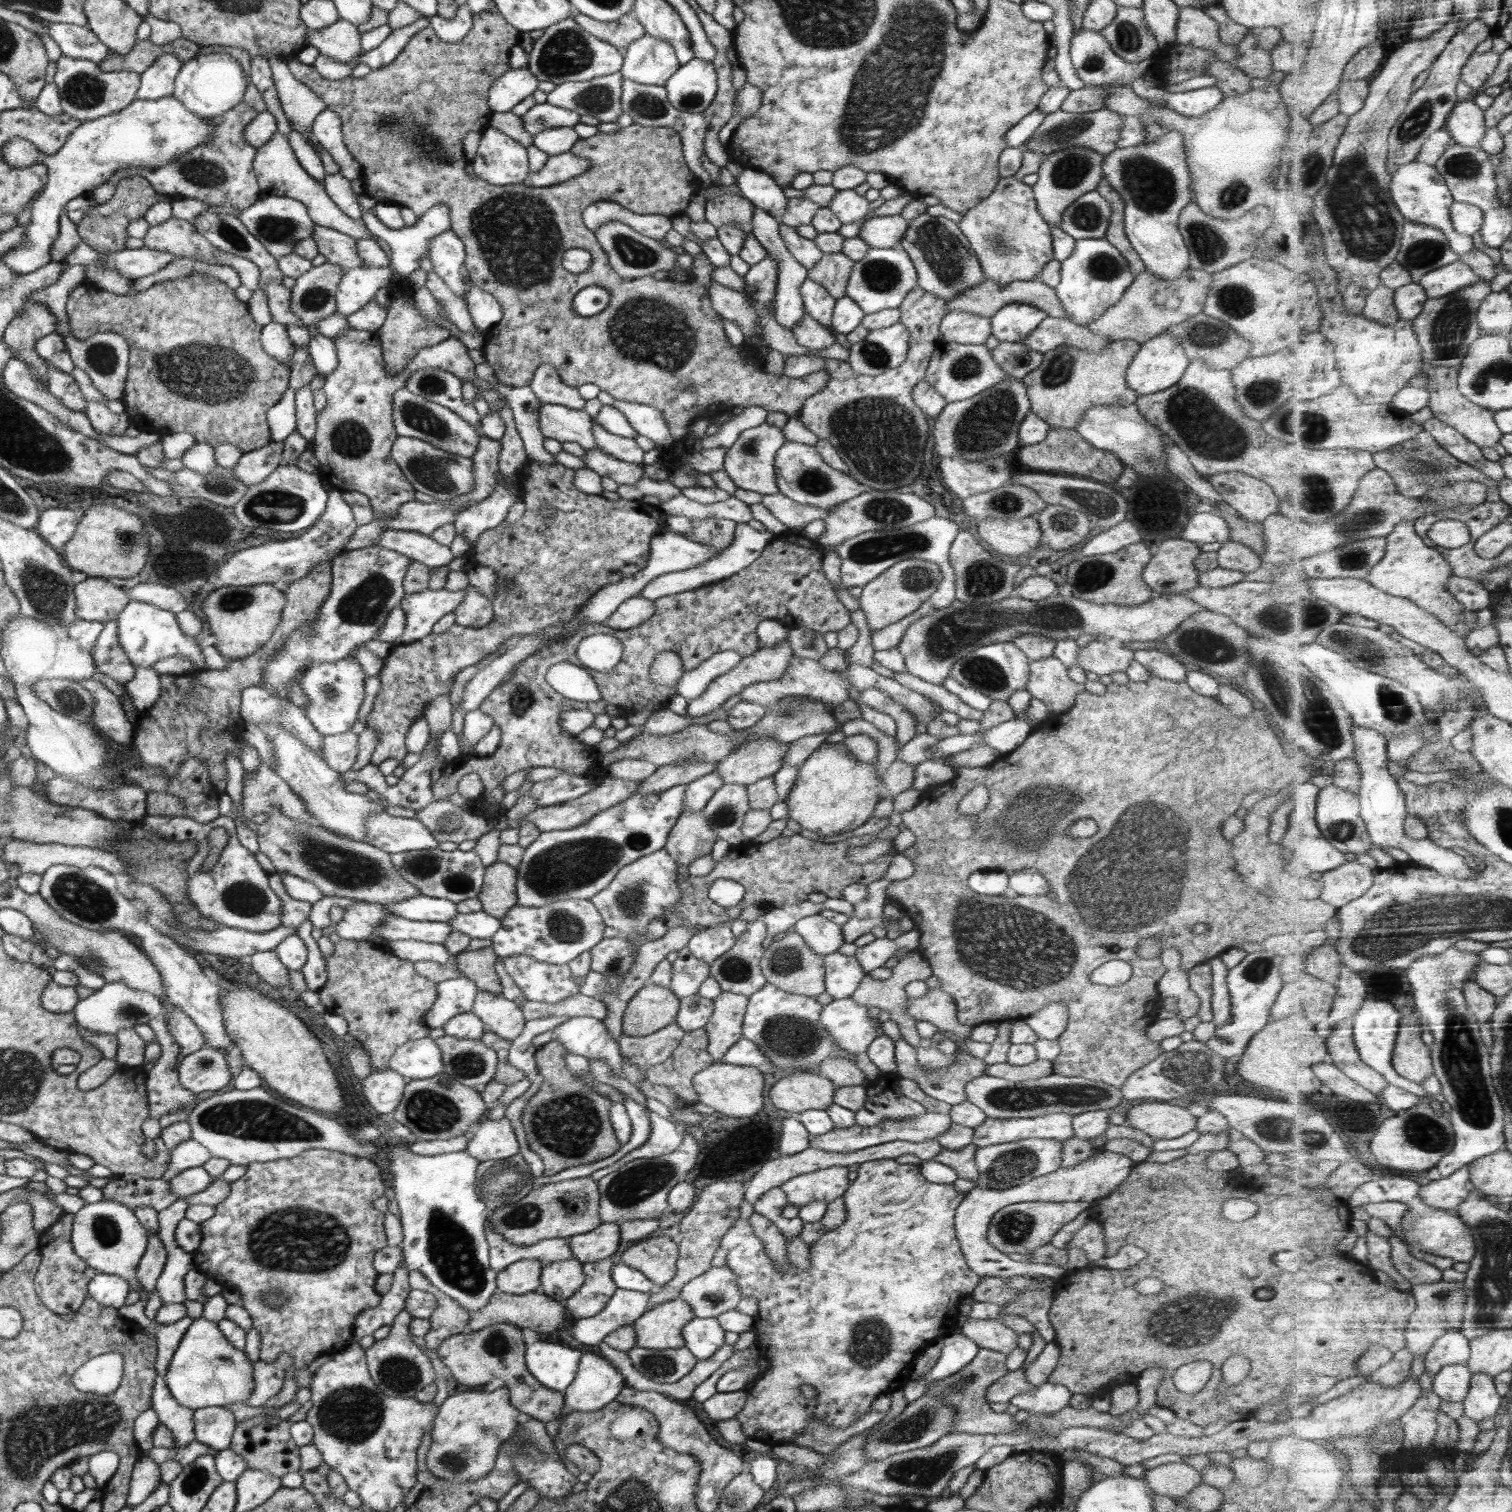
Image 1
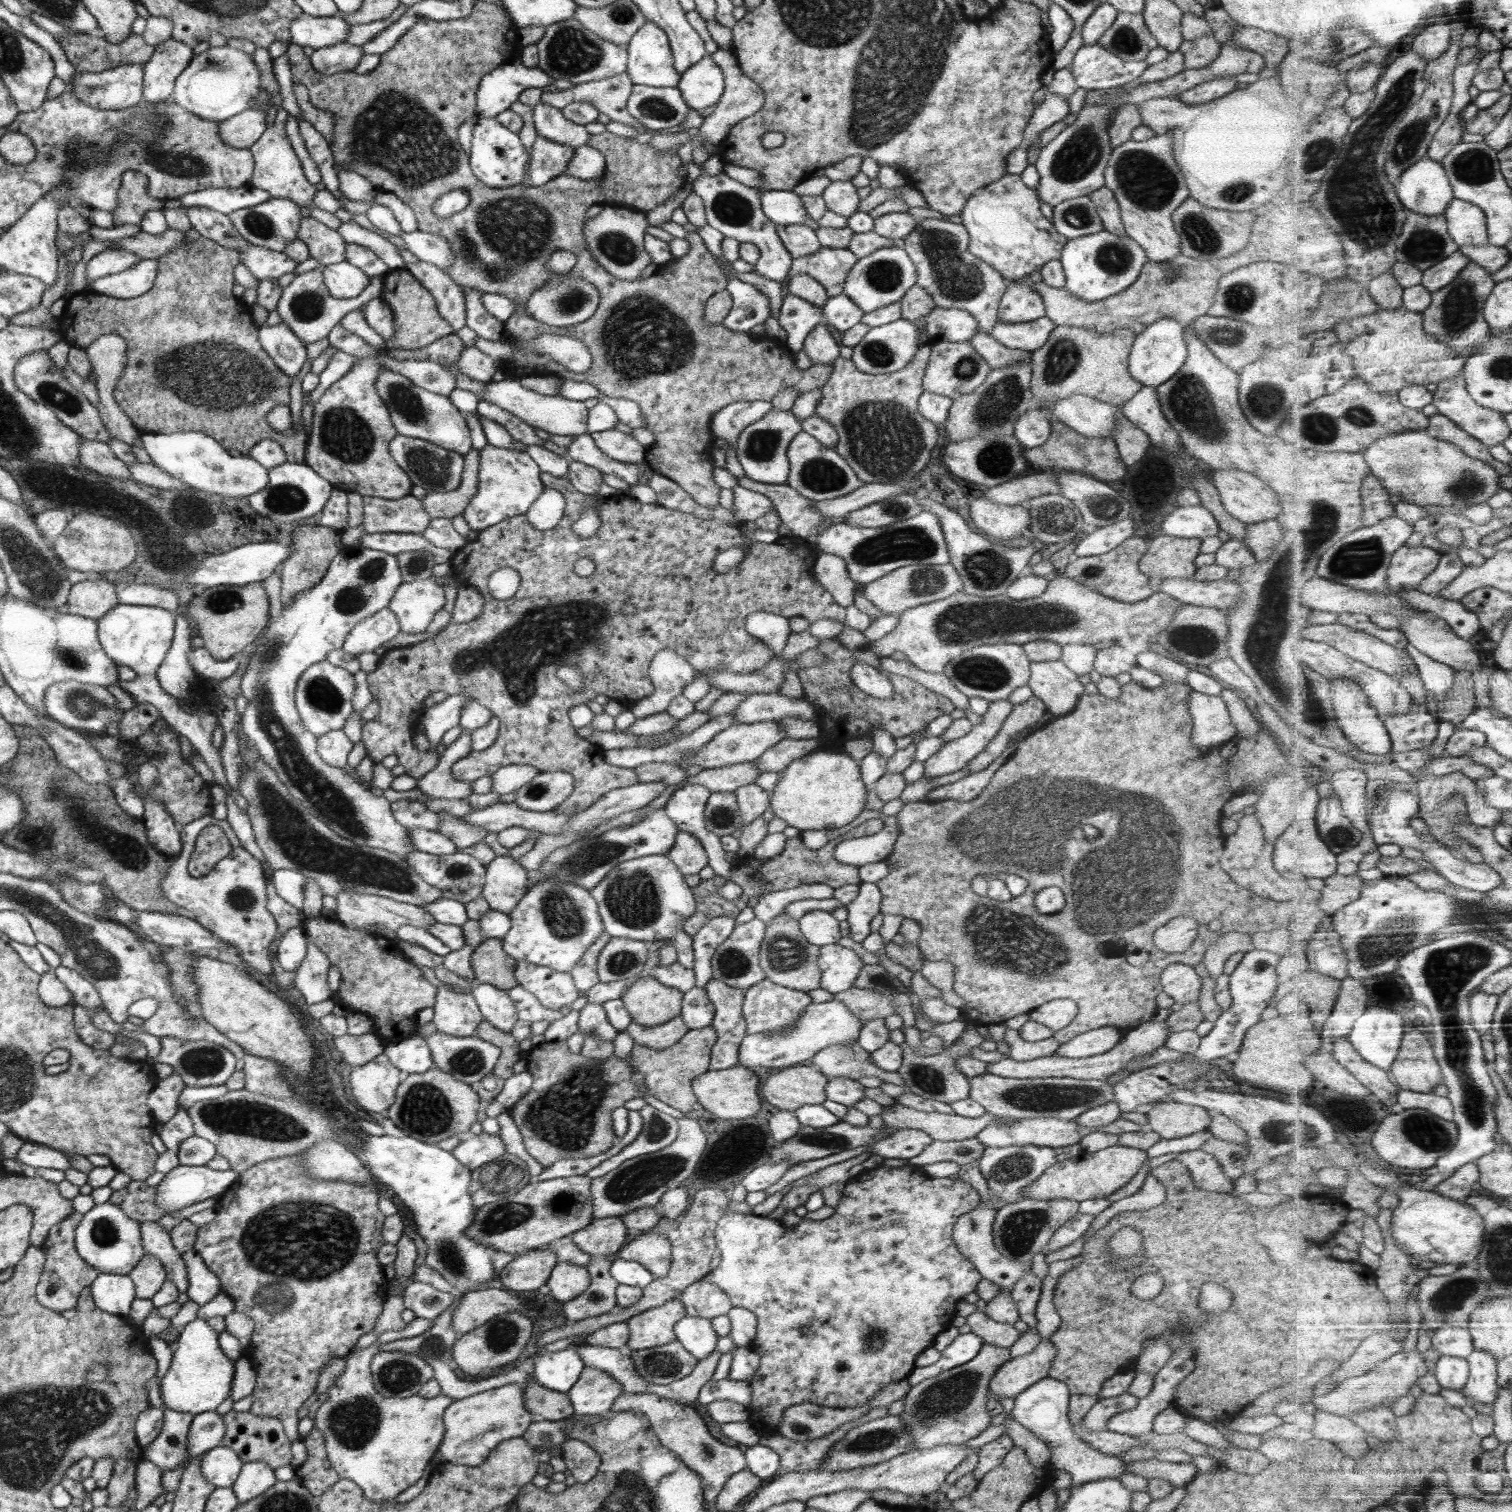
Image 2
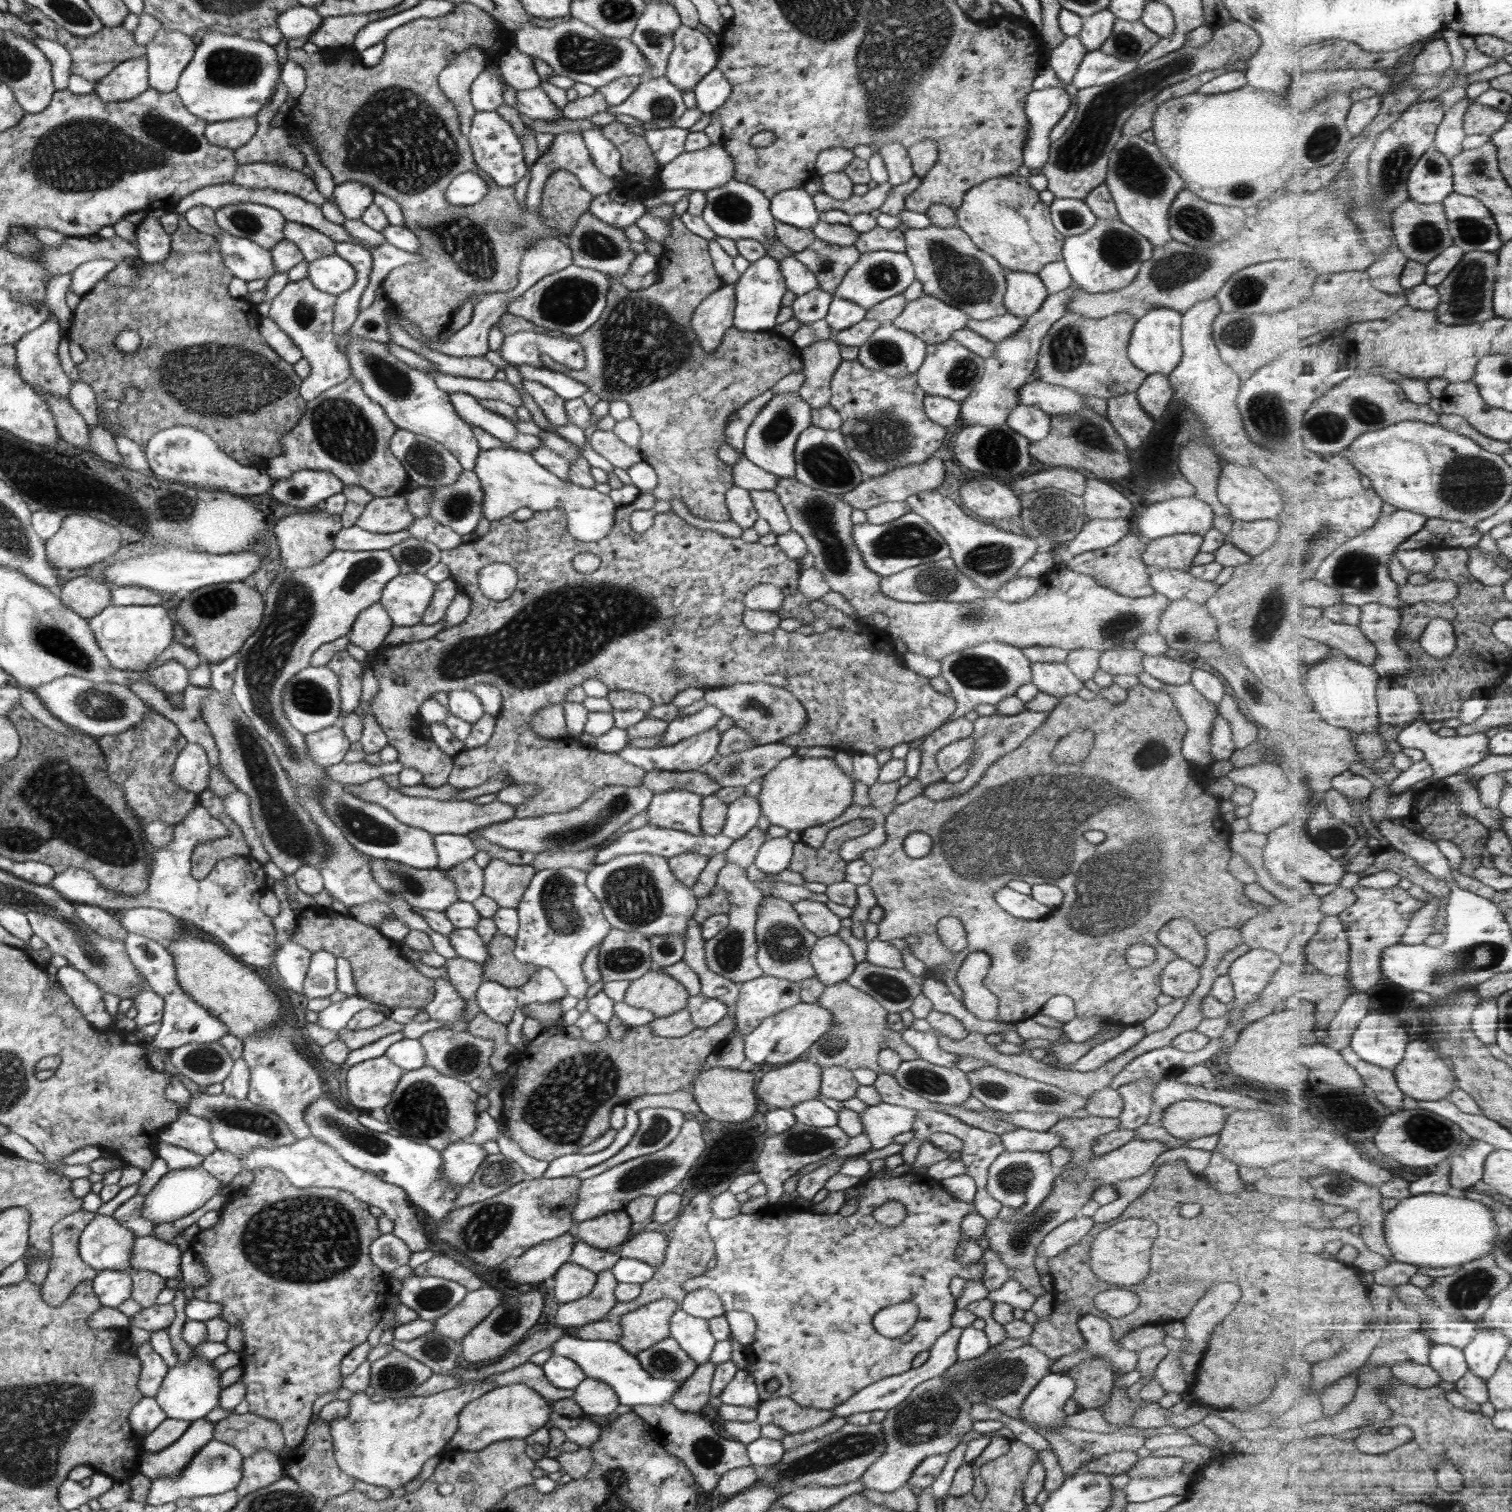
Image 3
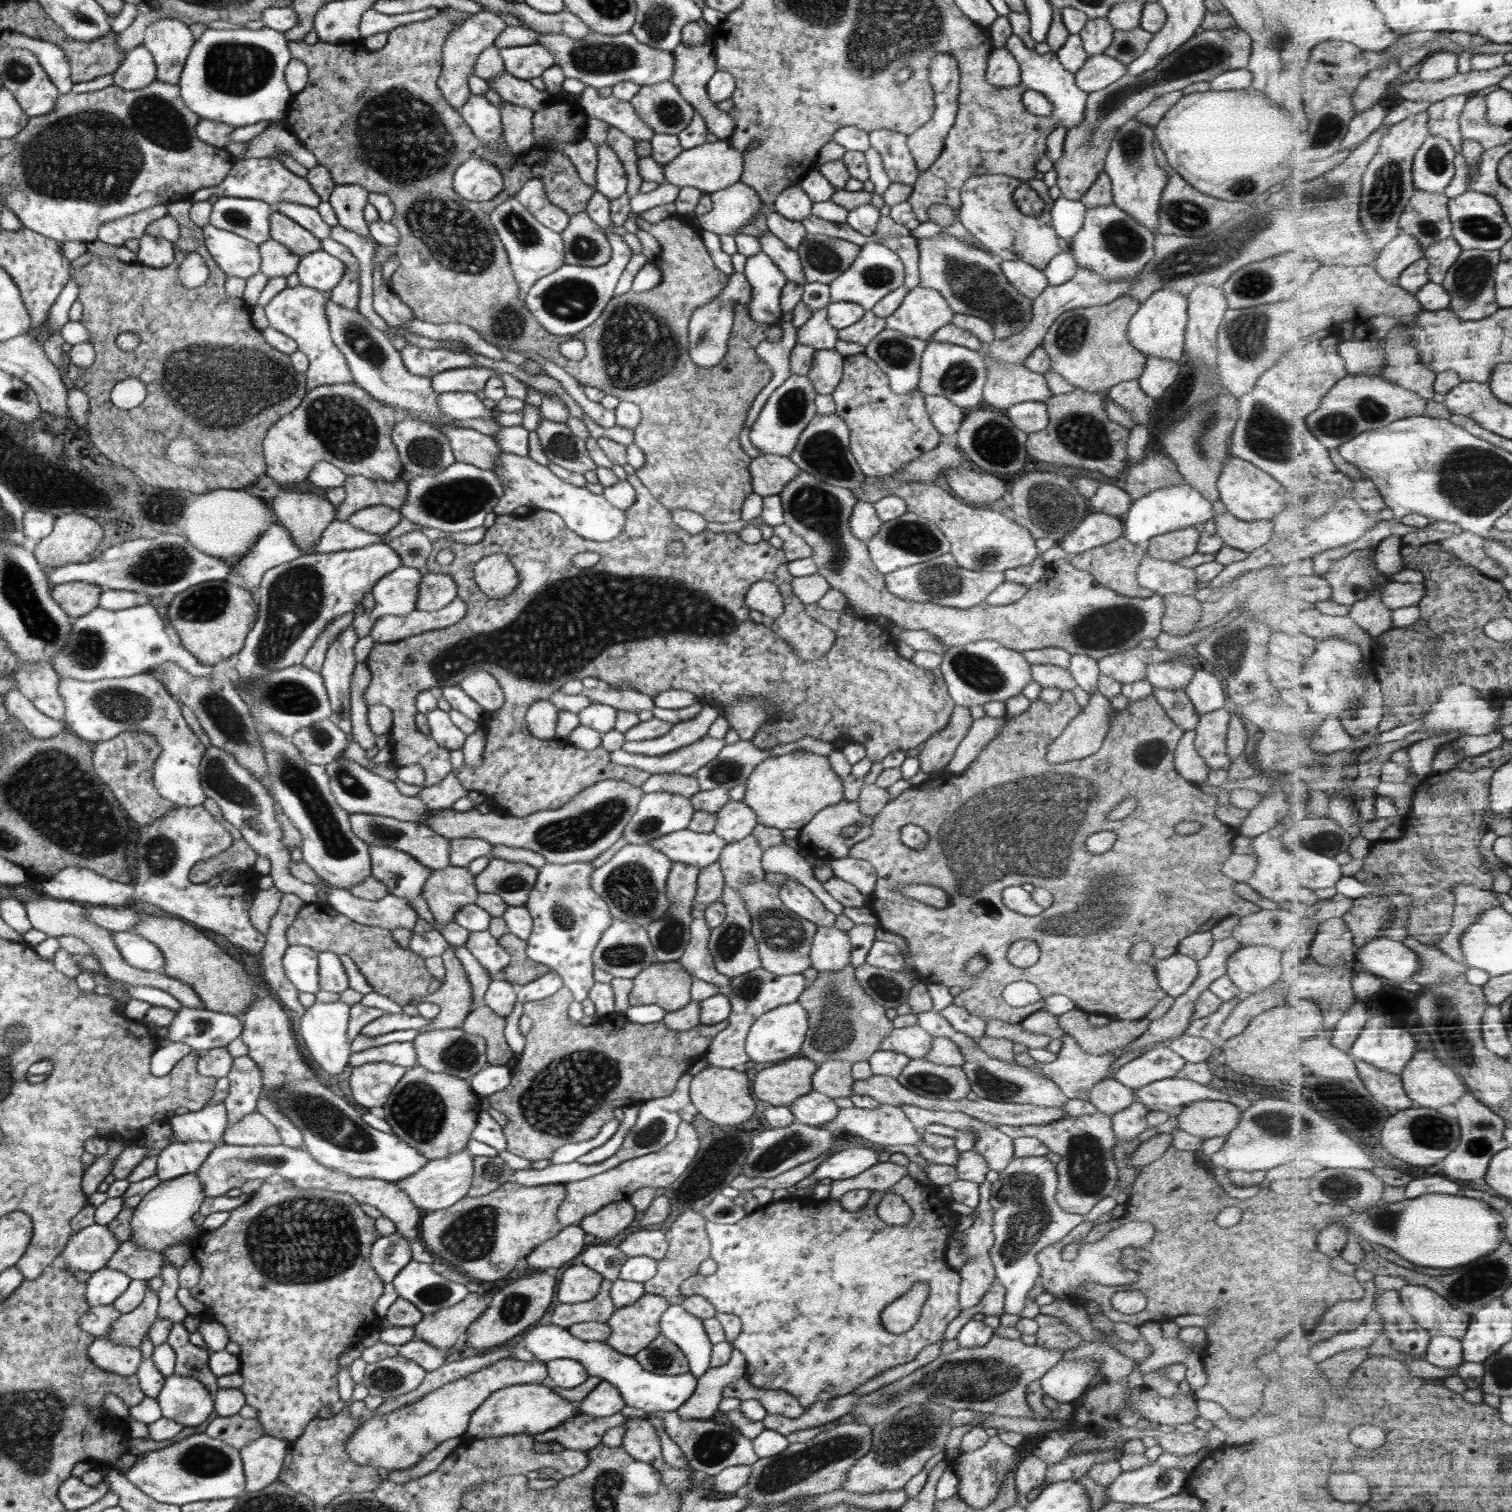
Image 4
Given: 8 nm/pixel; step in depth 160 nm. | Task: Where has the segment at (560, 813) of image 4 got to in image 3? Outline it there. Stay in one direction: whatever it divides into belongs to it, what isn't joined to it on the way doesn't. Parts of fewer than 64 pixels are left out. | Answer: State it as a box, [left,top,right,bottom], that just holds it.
[472,786,653,856]

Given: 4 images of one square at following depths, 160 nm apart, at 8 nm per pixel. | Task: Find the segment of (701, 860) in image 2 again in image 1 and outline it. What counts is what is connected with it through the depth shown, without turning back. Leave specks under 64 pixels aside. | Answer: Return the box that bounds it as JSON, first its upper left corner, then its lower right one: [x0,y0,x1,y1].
[663,811,718,866]

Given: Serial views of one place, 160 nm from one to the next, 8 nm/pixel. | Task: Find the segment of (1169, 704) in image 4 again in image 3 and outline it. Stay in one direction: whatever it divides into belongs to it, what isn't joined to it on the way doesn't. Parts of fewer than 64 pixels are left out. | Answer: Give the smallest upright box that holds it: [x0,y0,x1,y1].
[1138,671,1218,766]

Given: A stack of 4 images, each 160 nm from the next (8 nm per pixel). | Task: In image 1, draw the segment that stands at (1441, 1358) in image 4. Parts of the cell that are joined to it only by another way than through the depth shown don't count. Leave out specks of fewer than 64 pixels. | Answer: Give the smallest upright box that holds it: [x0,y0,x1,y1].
[1435,1364,1473,1402]

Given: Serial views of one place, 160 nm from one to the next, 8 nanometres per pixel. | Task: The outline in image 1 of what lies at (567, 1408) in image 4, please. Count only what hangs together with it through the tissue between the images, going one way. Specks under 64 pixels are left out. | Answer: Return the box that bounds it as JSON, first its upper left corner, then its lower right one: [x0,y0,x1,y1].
[426,1386,519,1482]

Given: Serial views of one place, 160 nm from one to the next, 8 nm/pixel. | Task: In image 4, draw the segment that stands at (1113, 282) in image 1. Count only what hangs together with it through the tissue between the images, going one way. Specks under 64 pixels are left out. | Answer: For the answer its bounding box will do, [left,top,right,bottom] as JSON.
[1069,204,1155,280]

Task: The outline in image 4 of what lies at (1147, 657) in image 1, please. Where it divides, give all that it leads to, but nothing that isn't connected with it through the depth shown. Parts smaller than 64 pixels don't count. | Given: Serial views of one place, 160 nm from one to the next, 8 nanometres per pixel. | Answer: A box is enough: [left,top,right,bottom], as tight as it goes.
[1146,661,1195,691]

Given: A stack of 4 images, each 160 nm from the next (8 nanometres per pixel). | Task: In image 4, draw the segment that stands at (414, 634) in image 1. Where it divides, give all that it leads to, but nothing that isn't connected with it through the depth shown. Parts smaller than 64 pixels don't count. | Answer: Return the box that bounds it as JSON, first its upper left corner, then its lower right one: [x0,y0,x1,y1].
[354,566,421,639]

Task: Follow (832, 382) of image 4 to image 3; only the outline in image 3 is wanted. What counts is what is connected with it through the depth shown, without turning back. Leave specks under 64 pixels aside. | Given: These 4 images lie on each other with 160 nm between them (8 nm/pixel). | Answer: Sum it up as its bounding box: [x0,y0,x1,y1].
[797,340,842,408]

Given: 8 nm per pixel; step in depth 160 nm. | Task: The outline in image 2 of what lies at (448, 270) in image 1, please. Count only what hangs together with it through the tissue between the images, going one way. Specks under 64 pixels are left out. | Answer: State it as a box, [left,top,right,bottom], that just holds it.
[399,230,505,340]

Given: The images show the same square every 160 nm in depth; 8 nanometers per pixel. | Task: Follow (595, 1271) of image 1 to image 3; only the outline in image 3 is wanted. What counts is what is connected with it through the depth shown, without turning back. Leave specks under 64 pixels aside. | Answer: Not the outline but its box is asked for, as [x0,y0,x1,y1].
[556,1271,618,1329]

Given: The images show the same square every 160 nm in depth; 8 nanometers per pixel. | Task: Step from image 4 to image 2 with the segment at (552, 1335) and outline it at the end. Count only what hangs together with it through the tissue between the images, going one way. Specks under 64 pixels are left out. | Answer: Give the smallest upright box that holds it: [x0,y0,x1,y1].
[572,1343,650,1394]

